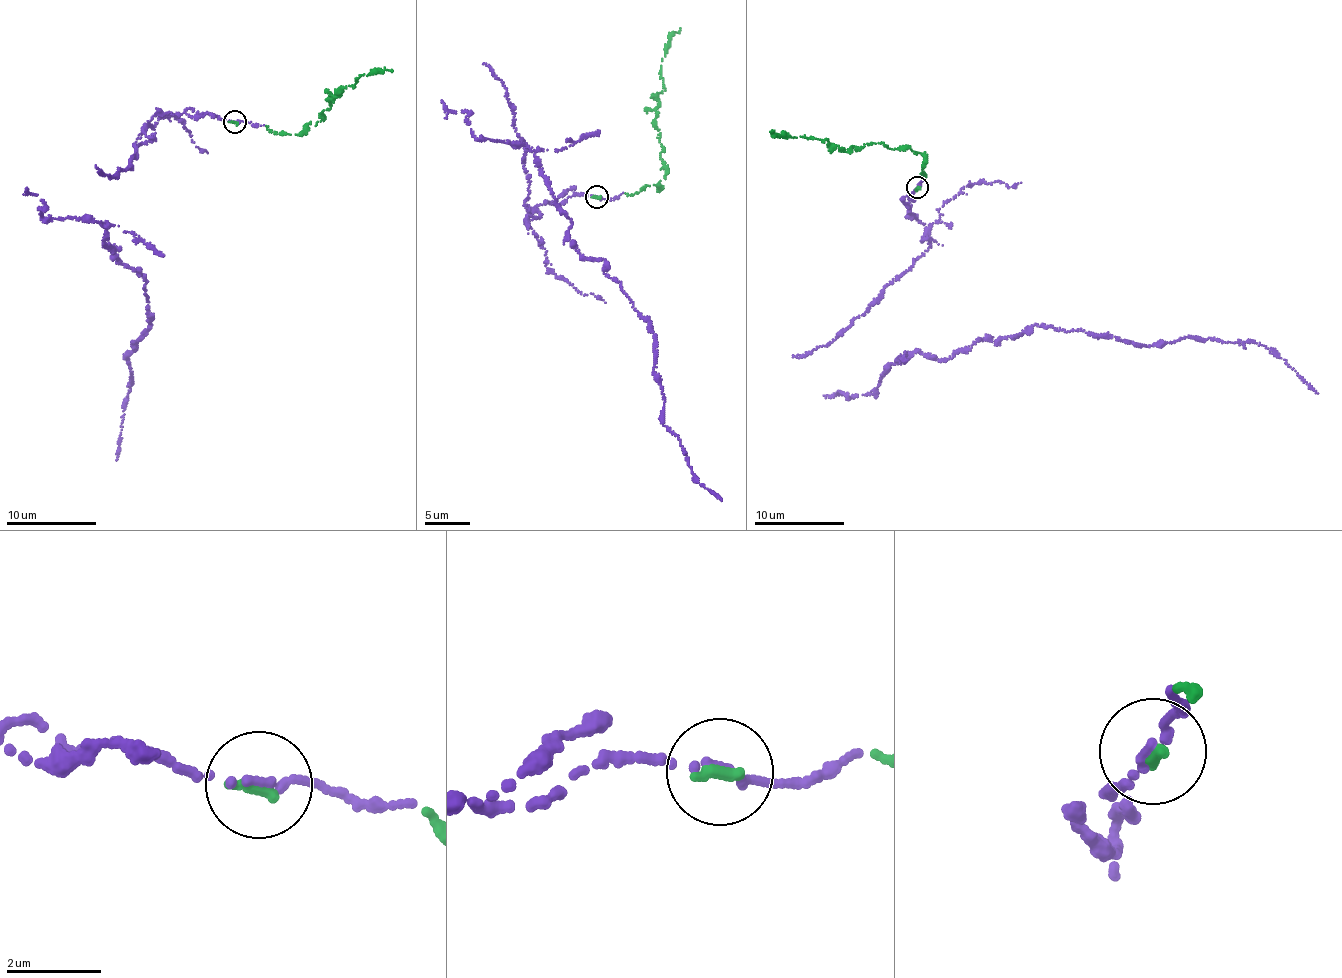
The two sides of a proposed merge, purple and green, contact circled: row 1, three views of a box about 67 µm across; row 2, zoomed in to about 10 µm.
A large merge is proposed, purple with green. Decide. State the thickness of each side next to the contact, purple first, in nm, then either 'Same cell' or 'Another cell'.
Thickness 240 nm (purple) against 280 nm. Same cell

